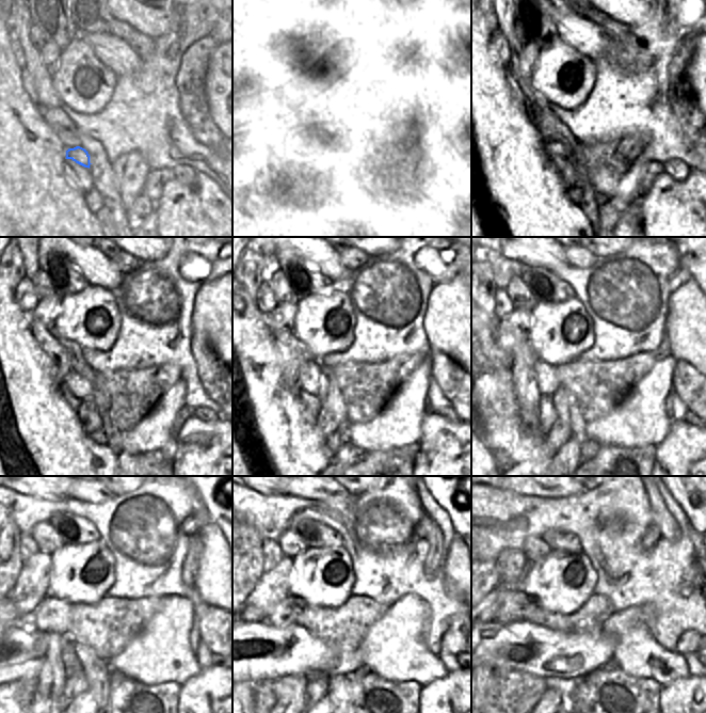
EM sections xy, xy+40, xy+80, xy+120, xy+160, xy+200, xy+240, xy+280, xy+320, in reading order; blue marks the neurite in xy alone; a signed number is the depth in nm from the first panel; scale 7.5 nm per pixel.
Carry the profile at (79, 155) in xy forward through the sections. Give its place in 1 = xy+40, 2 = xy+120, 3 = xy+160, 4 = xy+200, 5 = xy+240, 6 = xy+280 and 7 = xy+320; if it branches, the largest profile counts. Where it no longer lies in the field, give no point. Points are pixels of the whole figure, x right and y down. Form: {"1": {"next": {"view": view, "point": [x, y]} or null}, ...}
{"1": {"next": {"view": "xy+40", "point": [318, 153]}}, "2": {"next": {"view": "xy+120", "point": [79, 386]}}, "3": {"next": {"view": "xy+160", "point": [311, 379]}}, "4": {"next": {"view": "xy+200", "point": [547, 382]}}, "5": {"next": {"view": "xy+240", "point": [52, 615]}}, "6": {"next": {"view": "xy+280", "point": [285, 613]}}, "7": {"next": {"view": "xy+320", "point": [513, 605]}}}

